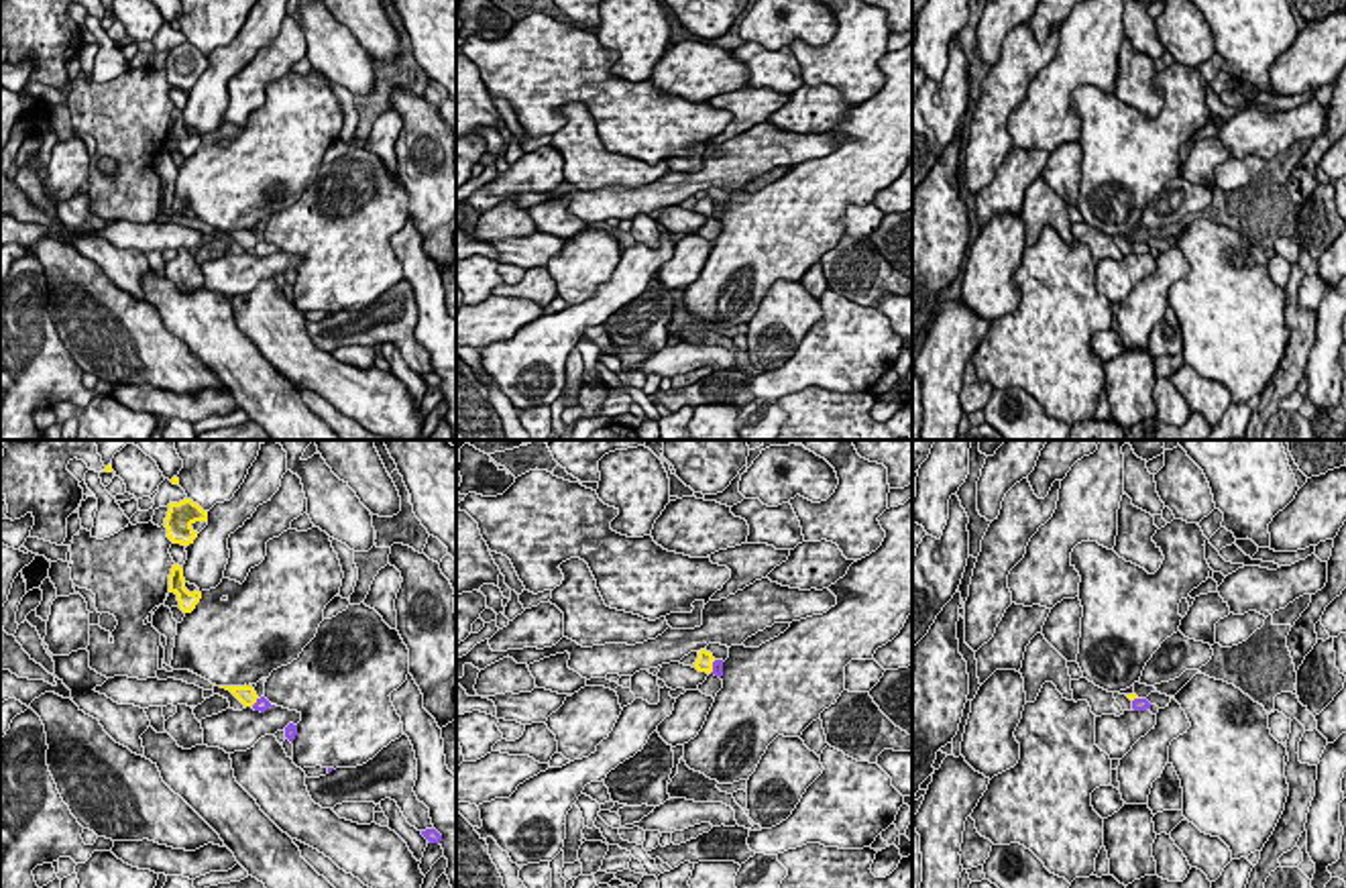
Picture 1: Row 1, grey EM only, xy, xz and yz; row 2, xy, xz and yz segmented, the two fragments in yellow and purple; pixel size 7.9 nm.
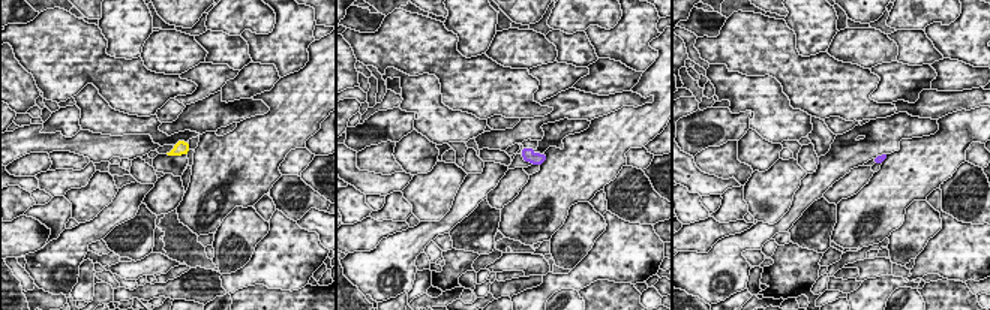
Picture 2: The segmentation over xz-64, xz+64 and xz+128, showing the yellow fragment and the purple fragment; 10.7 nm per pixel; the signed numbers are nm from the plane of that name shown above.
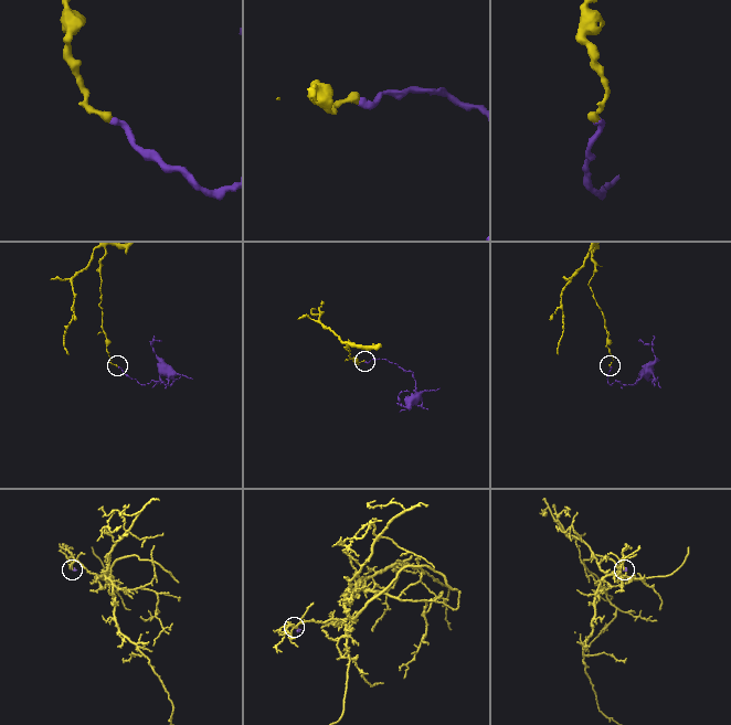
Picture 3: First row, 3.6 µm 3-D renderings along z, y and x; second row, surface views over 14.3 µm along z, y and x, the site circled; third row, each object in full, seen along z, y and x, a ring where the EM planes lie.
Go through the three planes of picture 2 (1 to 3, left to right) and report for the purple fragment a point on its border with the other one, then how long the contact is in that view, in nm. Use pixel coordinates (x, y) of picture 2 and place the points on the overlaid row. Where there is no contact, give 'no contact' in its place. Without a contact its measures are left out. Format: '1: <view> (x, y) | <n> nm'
1: no contact
2: no contact
3: no contact

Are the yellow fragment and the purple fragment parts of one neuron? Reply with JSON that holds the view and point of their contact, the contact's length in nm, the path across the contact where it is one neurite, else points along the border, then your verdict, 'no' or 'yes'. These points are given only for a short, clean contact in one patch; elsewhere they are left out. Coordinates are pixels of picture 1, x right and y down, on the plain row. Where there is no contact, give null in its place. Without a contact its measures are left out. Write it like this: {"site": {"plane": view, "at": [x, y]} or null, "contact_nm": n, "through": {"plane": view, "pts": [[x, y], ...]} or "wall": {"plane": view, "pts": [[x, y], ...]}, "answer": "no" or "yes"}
{"site": {"plane": "xz", "at": [711, 210]}, "contact_nm": 120, "wall": {"plane": "xz", "pts": [[715, 204], [709, 216]]}, "answer": "no"}

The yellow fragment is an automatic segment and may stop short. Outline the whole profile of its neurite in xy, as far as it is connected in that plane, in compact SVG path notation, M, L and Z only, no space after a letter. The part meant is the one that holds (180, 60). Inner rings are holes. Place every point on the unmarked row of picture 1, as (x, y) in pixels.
M191 43L179 47L169 47L165 61L167 81L173 88L189 90L198 81L198 75L191 71L195 65L208 65L208 55L204 55Z

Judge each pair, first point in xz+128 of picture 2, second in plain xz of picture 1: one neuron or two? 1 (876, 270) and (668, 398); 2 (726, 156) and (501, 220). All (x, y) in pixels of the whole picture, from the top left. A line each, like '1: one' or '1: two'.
1: two
2: one

